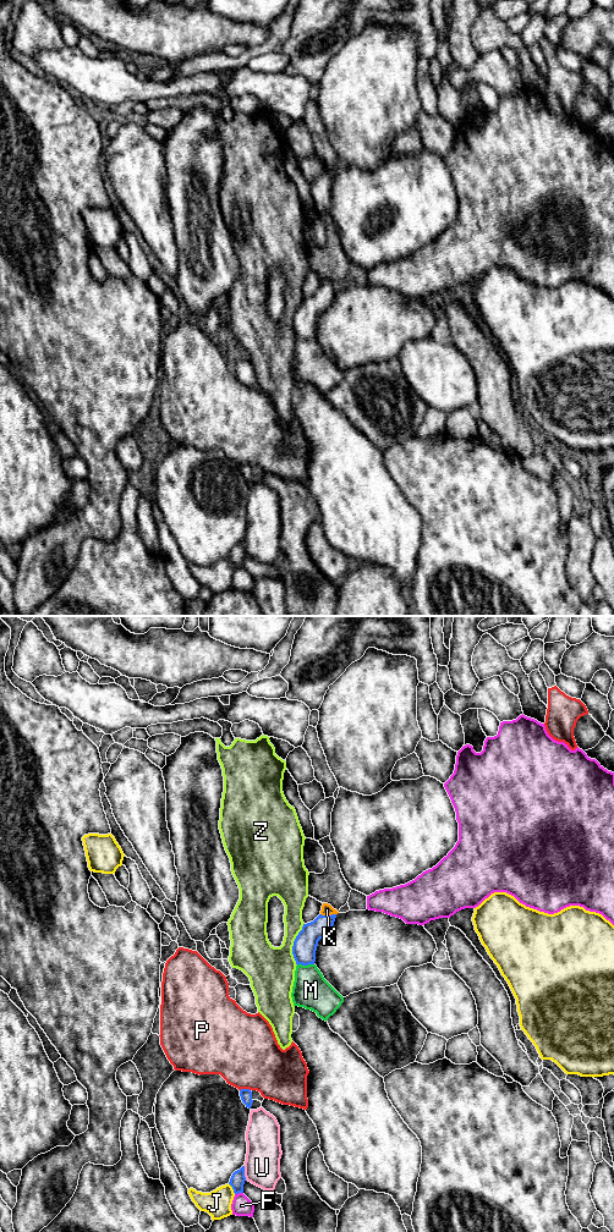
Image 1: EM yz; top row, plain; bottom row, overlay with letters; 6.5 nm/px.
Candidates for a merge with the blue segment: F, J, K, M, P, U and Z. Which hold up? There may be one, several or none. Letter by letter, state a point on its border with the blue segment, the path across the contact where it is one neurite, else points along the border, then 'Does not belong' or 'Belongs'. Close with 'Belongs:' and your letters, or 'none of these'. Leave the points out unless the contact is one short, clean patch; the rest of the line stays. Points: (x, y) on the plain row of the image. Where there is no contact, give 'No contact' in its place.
F: Touches blue at yz (239, 566). Does not belong
J: Touches blue at yz (233, 562). Does not belong
K: Touches blue at yz (328, 290). Path across: yz (305, 319), (307, 313), (328, 290), (327, 284). Belongs
M: Touches blue at yz (305, 339). Does not belong
P: Touches blue at yz (245, 463). Does not belong
U: Touches blue at yz (244, 548). Does not belong
Z: Touches blue at yz (294, 318). Does not belong
Belongs: K

